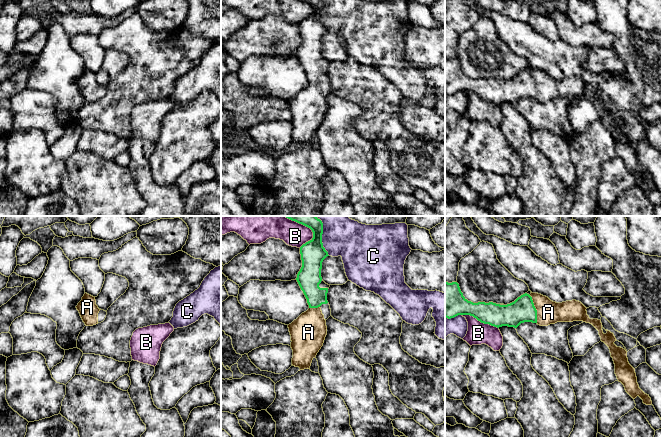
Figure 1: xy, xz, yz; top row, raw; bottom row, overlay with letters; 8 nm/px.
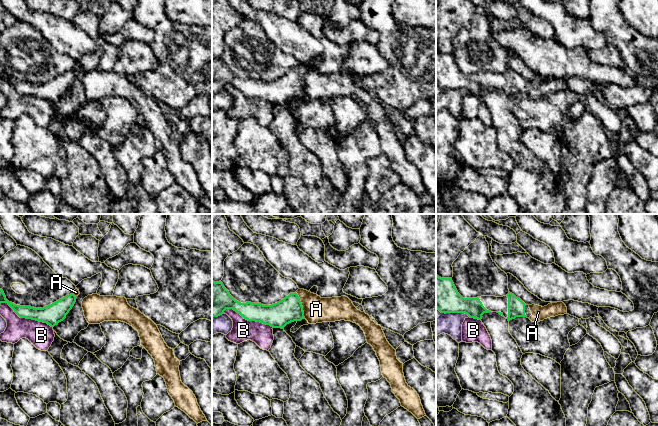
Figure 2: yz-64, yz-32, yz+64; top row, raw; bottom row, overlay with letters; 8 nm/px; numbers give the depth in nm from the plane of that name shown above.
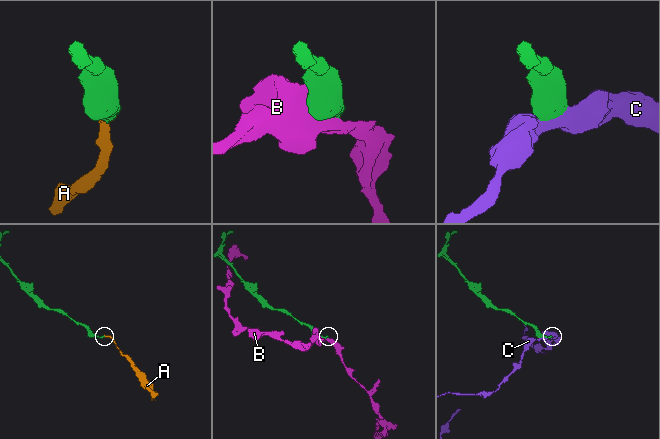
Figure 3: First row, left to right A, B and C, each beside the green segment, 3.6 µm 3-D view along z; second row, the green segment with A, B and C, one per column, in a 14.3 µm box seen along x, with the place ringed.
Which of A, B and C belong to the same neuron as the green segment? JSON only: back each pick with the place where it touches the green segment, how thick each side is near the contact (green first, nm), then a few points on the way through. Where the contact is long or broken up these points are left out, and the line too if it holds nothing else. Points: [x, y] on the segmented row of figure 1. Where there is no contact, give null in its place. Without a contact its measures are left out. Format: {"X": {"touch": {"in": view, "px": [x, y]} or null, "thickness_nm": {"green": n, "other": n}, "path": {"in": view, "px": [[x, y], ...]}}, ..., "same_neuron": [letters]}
{"A": {"touch": {"in": "yz", "px": [535, 309]}, "thickness_nm": {"green": 190, "other": 190}, "path": {"in": "yz", "px": [[522, 310], [535, 309], [548, 312]]}}, "same_neuron": ["A"]}

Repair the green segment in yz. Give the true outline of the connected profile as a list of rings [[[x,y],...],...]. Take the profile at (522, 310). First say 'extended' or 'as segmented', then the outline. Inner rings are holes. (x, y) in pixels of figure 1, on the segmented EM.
extended; [[[445,281],[445,317],[448,319],[458,315],[470,315],[481,323],[497,328],[502,326],[517,328],[524,322],[537,323],[540,326],[573,321],[592,324],[599,331],[601,341],[609,347],[615,364],[615,374],[626,392],[633,399],[639,396],[644,404],[651,405],[649,395],[639,388],[635,369],[628,362],[627,351],[614,344],[616,338],[613,333],[608,330],[606,334],[603,333],[601,320],[590,319],[586,309],[576,300],[556,303],[546,296],[532,292],[530,295],[527,293],[521,295],[507,305],[493,302],[473,303],[463,296],[457,282]]]

